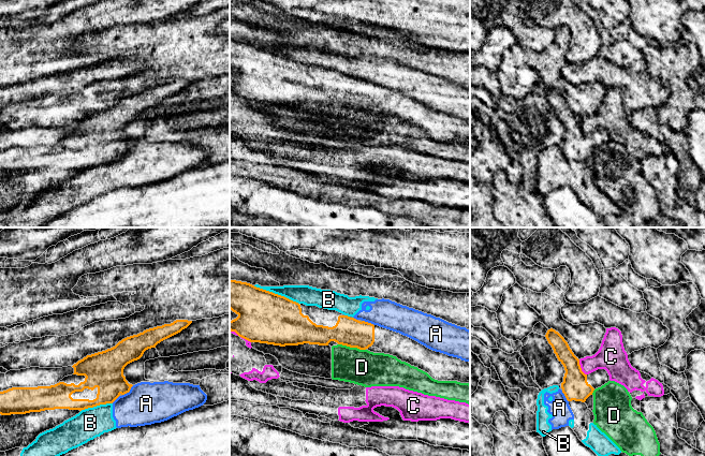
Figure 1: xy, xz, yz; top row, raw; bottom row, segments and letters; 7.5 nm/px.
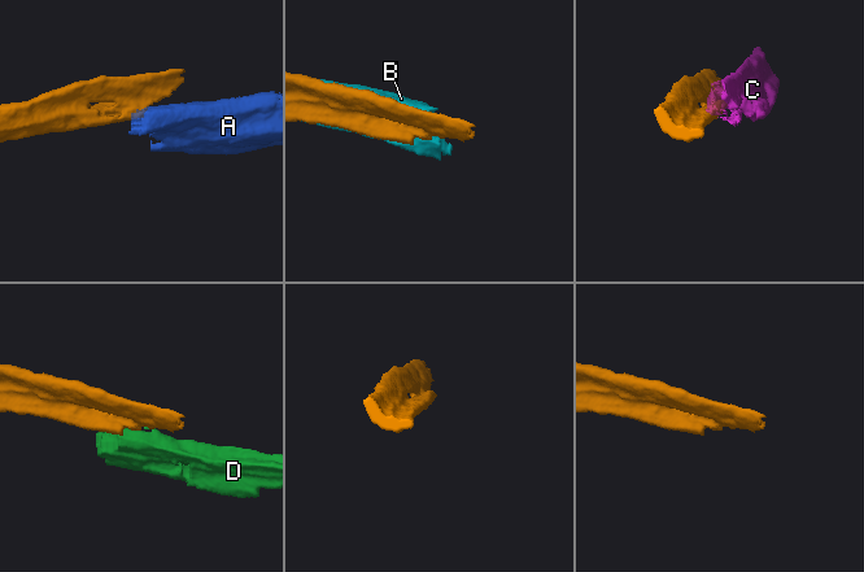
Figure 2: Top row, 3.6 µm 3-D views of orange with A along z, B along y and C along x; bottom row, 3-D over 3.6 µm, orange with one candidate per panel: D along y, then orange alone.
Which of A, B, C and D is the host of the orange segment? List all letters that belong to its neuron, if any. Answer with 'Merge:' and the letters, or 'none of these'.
Merge: none of these

